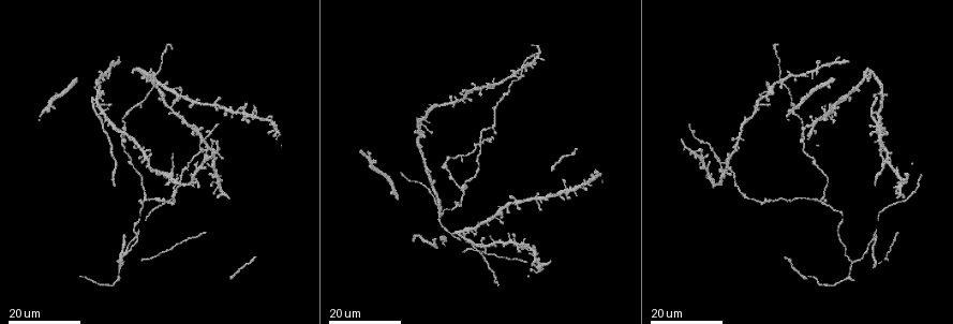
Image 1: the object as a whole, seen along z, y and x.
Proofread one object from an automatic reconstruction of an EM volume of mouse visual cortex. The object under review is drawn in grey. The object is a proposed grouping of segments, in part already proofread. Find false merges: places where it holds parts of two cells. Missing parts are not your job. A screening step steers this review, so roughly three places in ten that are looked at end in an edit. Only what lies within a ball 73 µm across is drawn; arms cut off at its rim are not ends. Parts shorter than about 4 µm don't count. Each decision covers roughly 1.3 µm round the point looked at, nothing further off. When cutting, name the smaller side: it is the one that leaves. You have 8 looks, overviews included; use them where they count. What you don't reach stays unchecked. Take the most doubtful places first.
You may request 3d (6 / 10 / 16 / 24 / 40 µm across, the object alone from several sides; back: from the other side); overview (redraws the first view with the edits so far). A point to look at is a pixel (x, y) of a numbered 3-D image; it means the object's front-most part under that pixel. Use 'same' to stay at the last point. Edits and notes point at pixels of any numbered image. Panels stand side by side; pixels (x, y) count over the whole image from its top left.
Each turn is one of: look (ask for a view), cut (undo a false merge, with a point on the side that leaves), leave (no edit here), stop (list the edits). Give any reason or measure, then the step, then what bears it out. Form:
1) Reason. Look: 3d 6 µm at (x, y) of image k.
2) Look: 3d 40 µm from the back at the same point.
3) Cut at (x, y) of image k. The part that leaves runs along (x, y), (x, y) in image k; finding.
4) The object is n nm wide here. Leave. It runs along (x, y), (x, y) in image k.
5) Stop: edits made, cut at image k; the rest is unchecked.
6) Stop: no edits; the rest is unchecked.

Look: 3d 16 µm at (866, 246) of image 1.

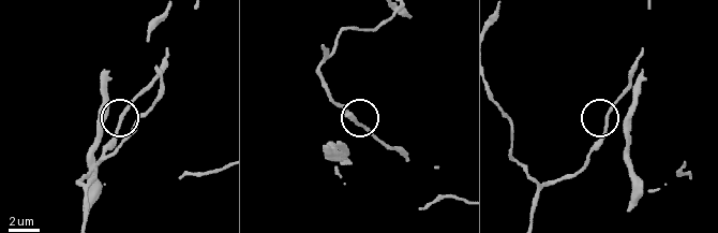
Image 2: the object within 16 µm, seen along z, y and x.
Zoom in. Look: 3d 6 µm at (121, 123) of image 2.

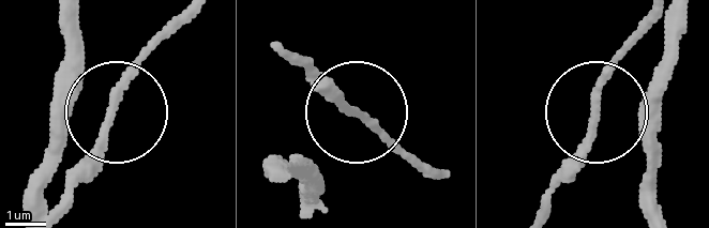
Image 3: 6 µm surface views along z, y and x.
Leave. It runs along (57, 209), (107, 126), (118, 86), (183, 17) in image 3; all the same cell.

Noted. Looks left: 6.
Four-way junction. Look: 3d 24 µm at (819, 199) of image 1.

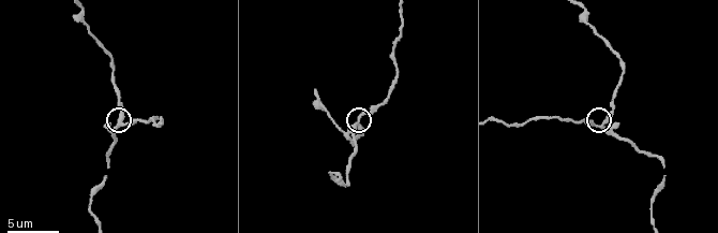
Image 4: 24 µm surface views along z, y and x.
Look: 3d 6 µm at (603, 125) of image 4.

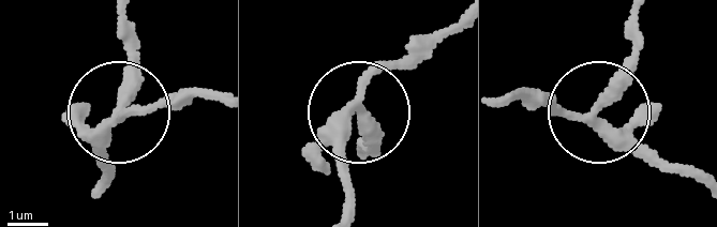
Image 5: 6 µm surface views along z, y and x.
Leave. It runs along (505, 102), (594, 108), (635, 50), (638, 23) in image 5; all the same cell.

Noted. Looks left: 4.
Three-way junction. Look: 3d 16 µm at (763, 202) of image 1.

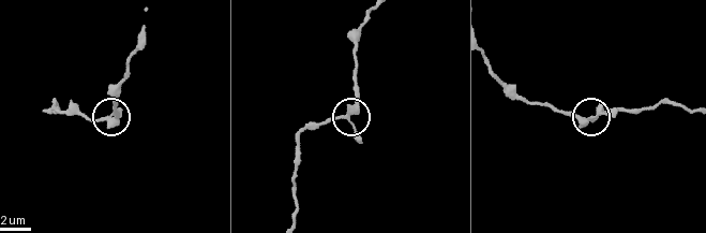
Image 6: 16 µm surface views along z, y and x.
Look: 3d 10 µm at (342, 117) of image 6.

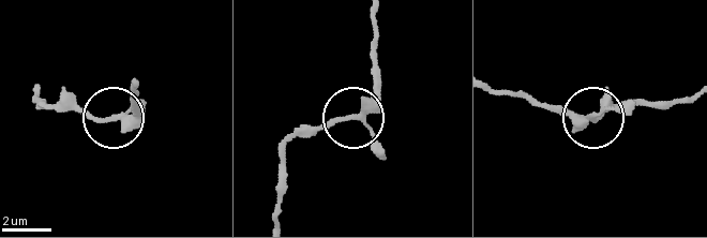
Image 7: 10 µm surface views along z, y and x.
The object is 240 nm wide here. Leave. Continuous, no second cell.

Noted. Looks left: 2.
Look: 3d 24 µm at (203, 158) of image 1.

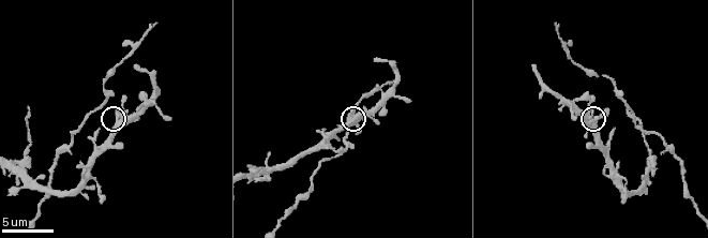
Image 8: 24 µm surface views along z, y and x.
Look: 3d 10 µm at the same point.

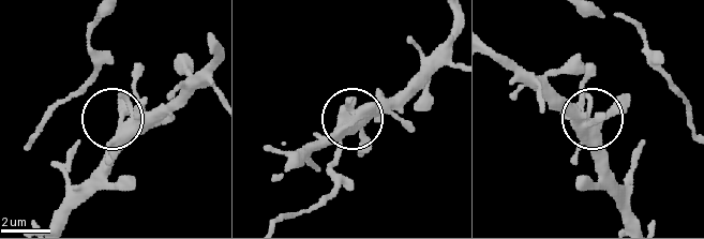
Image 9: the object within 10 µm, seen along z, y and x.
The object is 390 nm wide here. Leave. It runs along (50, 221), (120, 124), (145, 123), (167, 110) in image 9; continuous, no second cell.

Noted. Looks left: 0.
Stop: no edits; the rest is unchecked.

